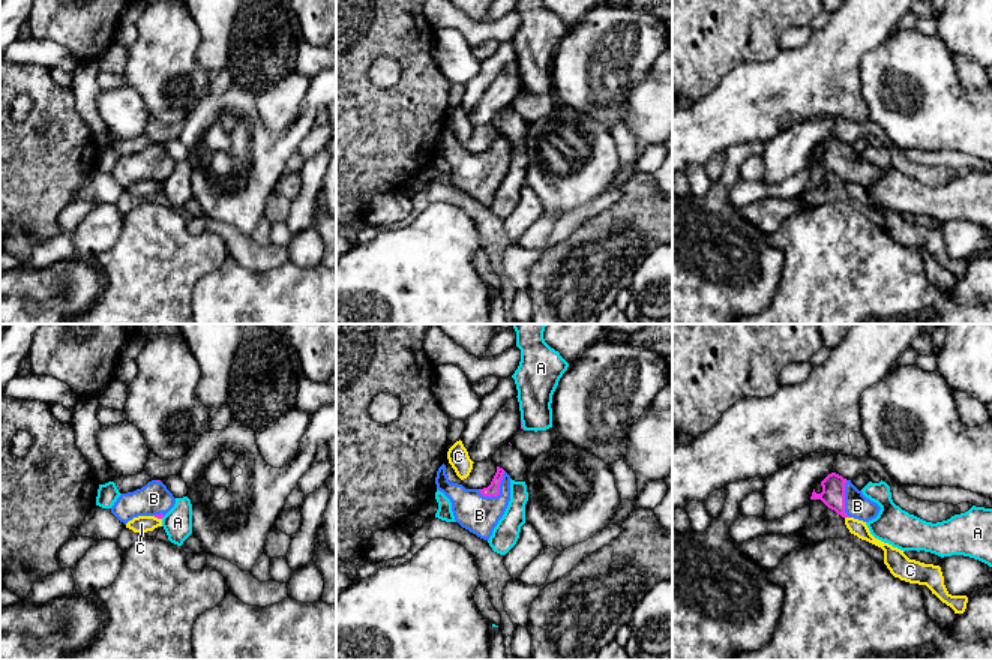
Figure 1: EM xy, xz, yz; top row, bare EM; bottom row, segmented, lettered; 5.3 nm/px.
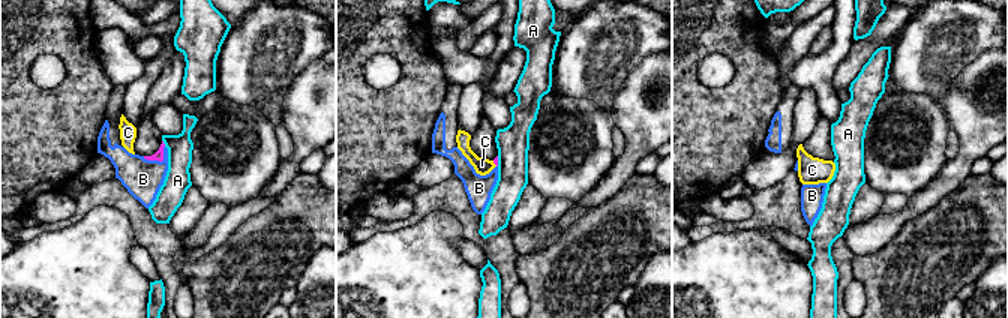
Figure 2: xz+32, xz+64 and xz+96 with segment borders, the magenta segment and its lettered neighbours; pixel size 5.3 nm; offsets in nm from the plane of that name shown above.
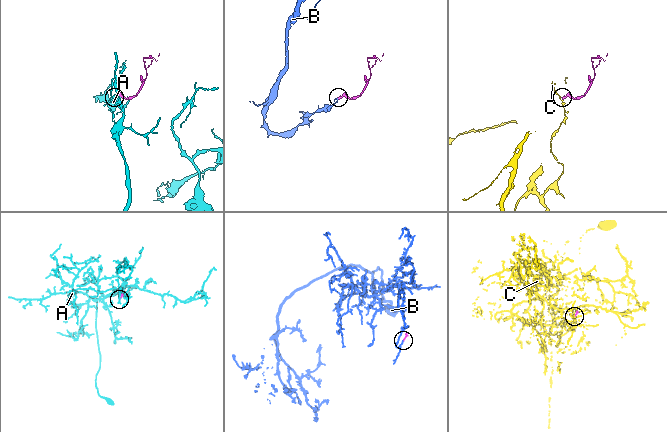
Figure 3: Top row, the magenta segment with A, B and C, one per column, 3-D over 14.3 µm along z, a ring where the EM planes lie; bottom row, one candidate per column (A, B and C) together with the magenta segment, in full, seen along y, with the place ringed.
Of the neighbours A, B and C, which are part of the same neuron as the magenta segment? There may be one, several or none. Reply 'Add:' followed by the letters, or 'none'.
Add: B

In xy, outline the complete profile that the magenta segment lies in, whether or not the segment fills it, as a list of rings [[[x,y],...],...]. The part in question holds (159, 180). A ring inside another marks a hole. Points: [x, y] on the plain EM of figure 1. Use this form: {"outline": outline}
{"outline": [[[152,144],[141,153],[122,158],[111,177],[125,189],[138,180],[162,183],[176,168],[176,162],[161,144]]]}

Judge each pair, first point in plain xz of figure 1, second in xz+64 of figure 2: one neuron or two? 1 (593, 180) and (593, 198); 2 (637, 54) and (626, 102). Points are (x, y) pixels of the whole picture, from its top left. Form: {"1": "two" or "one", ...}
{"1": "two", "2": "two"}

